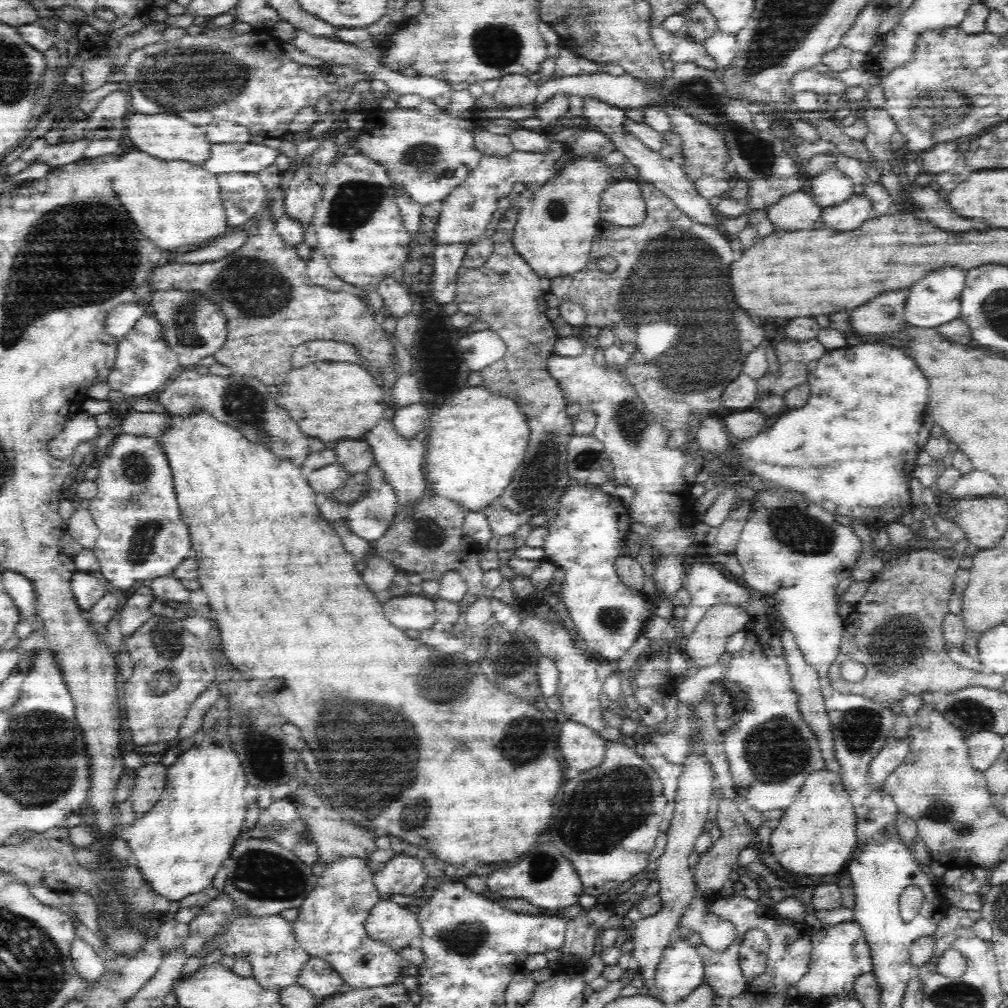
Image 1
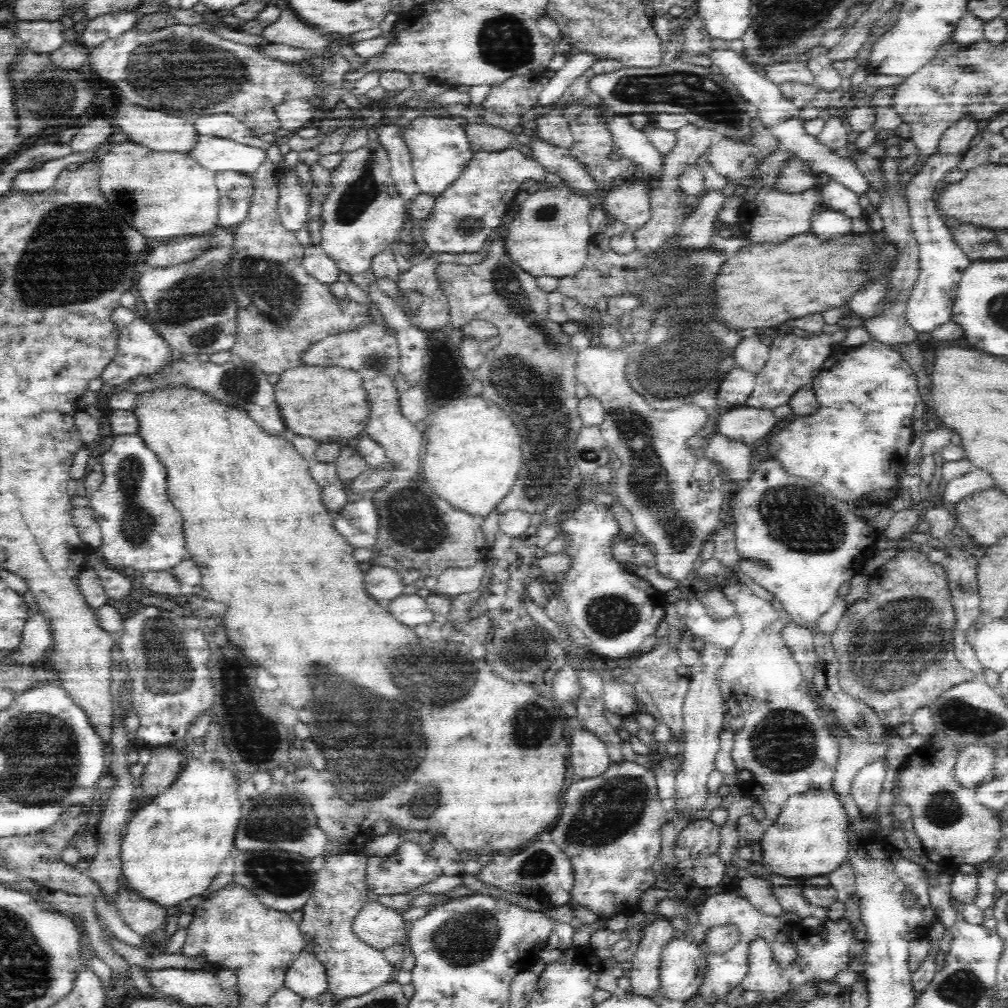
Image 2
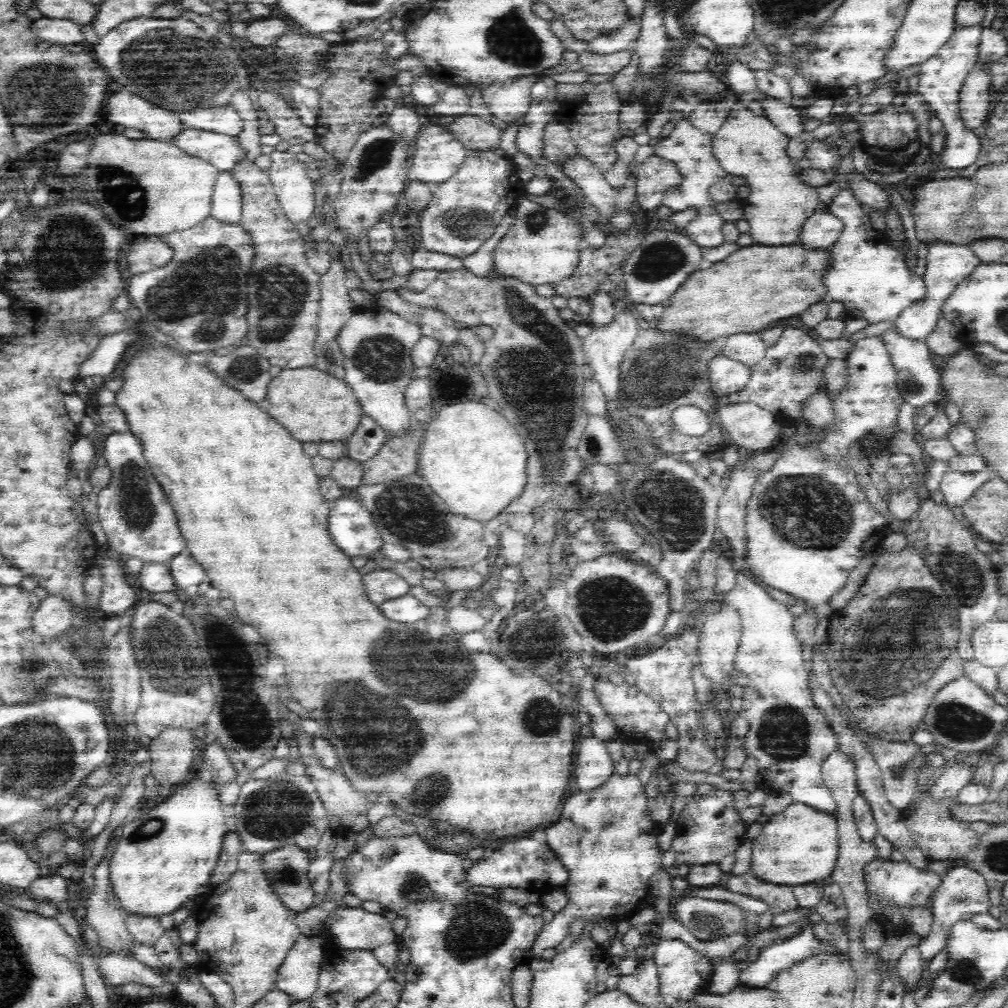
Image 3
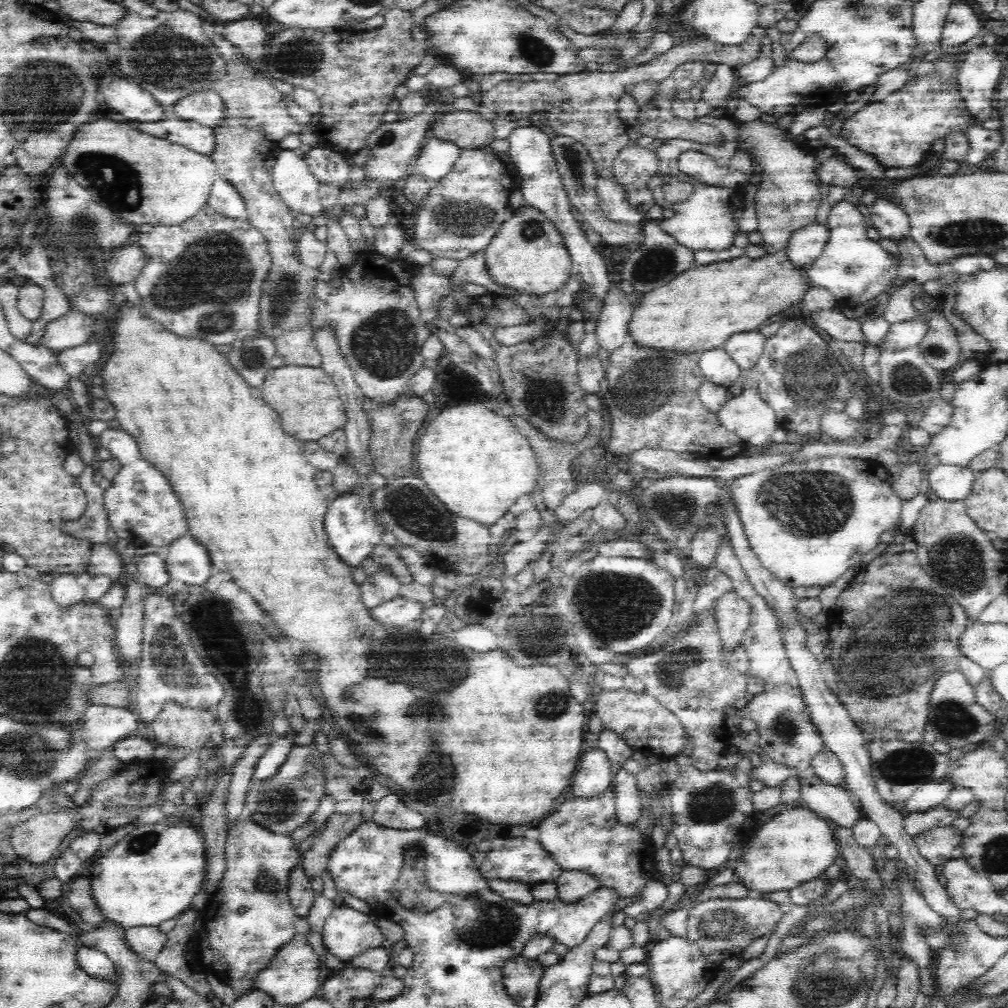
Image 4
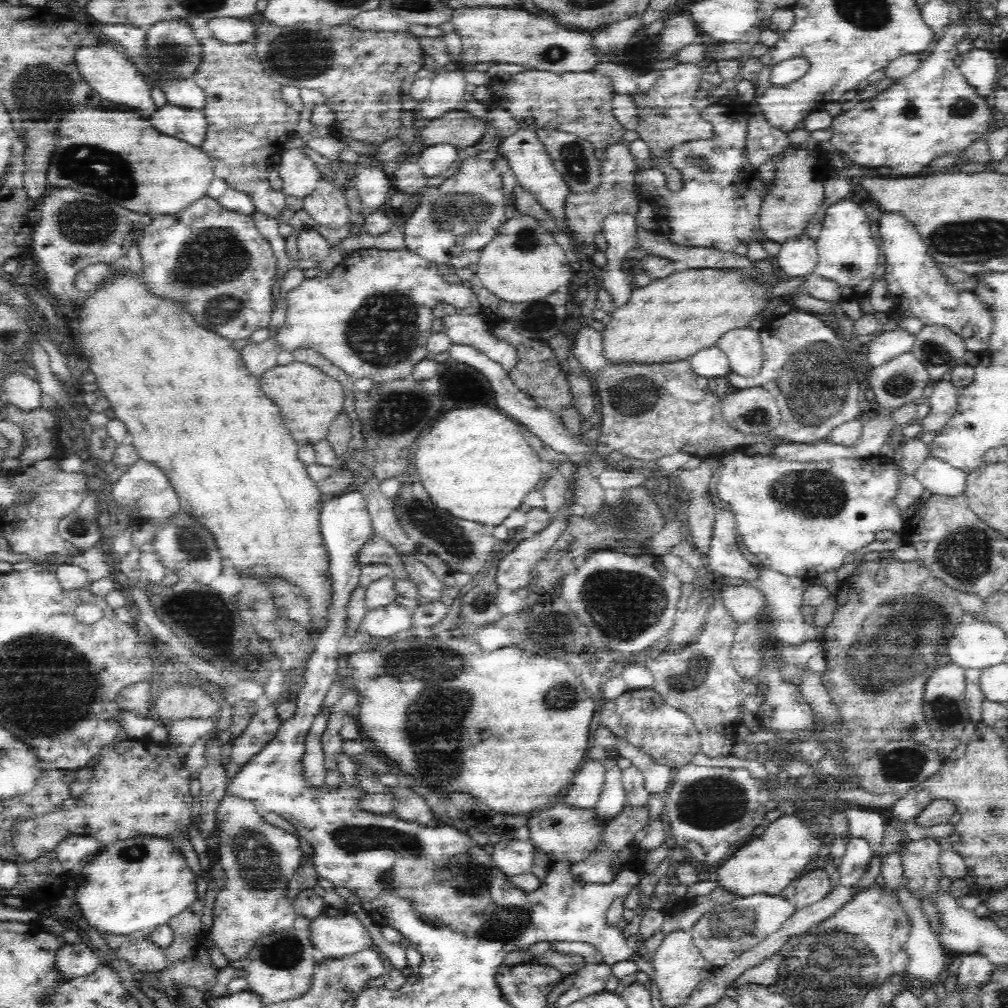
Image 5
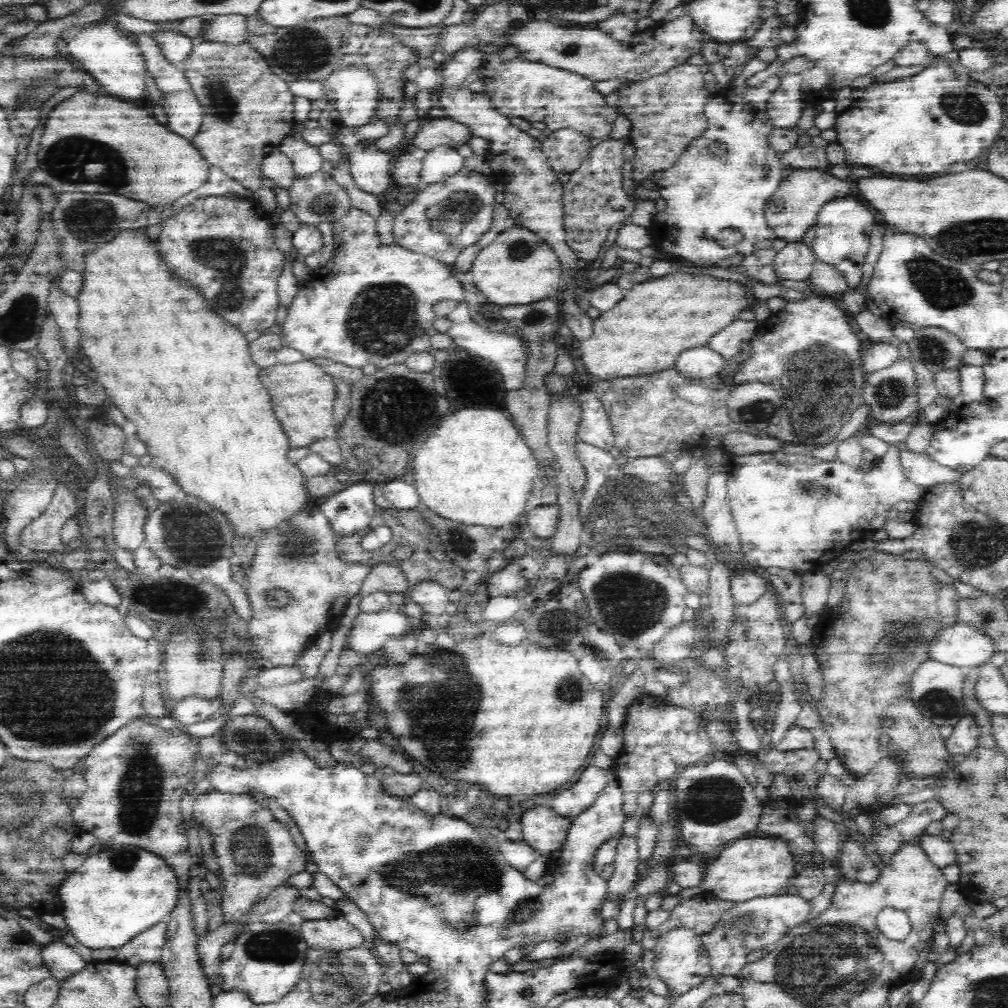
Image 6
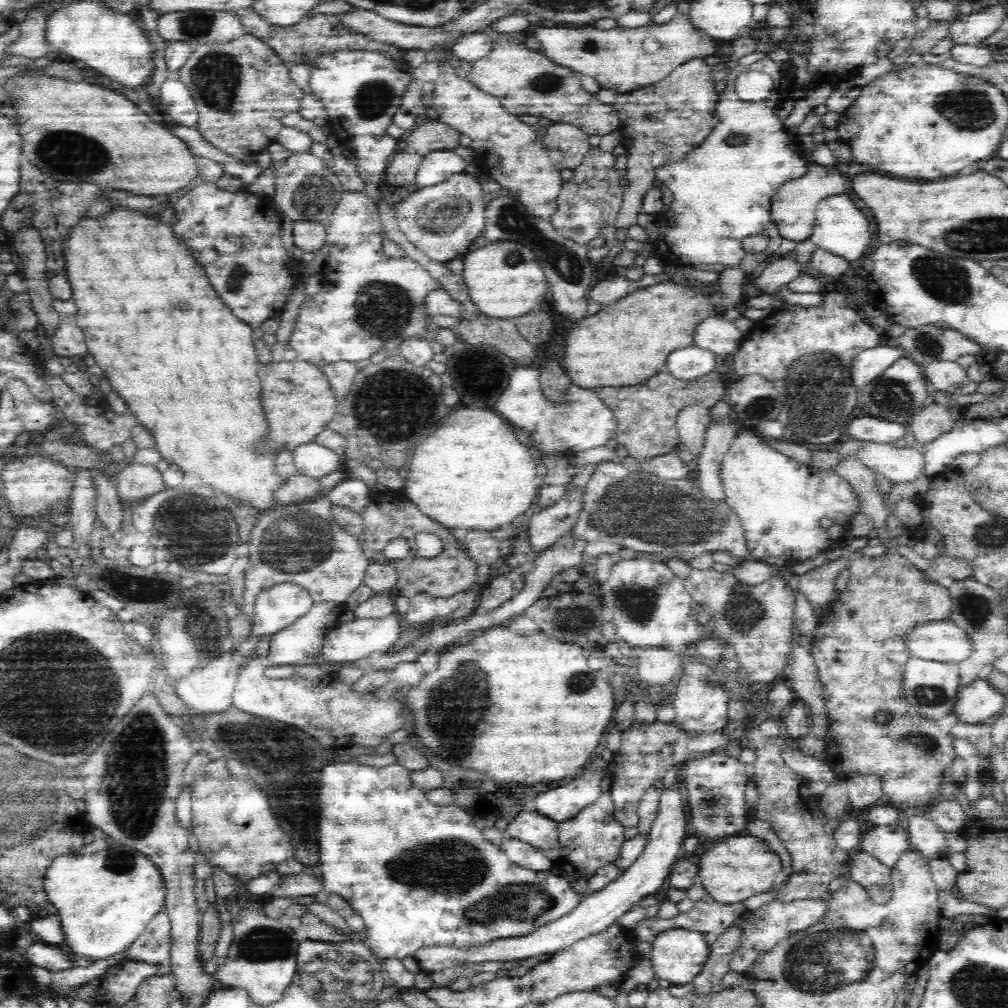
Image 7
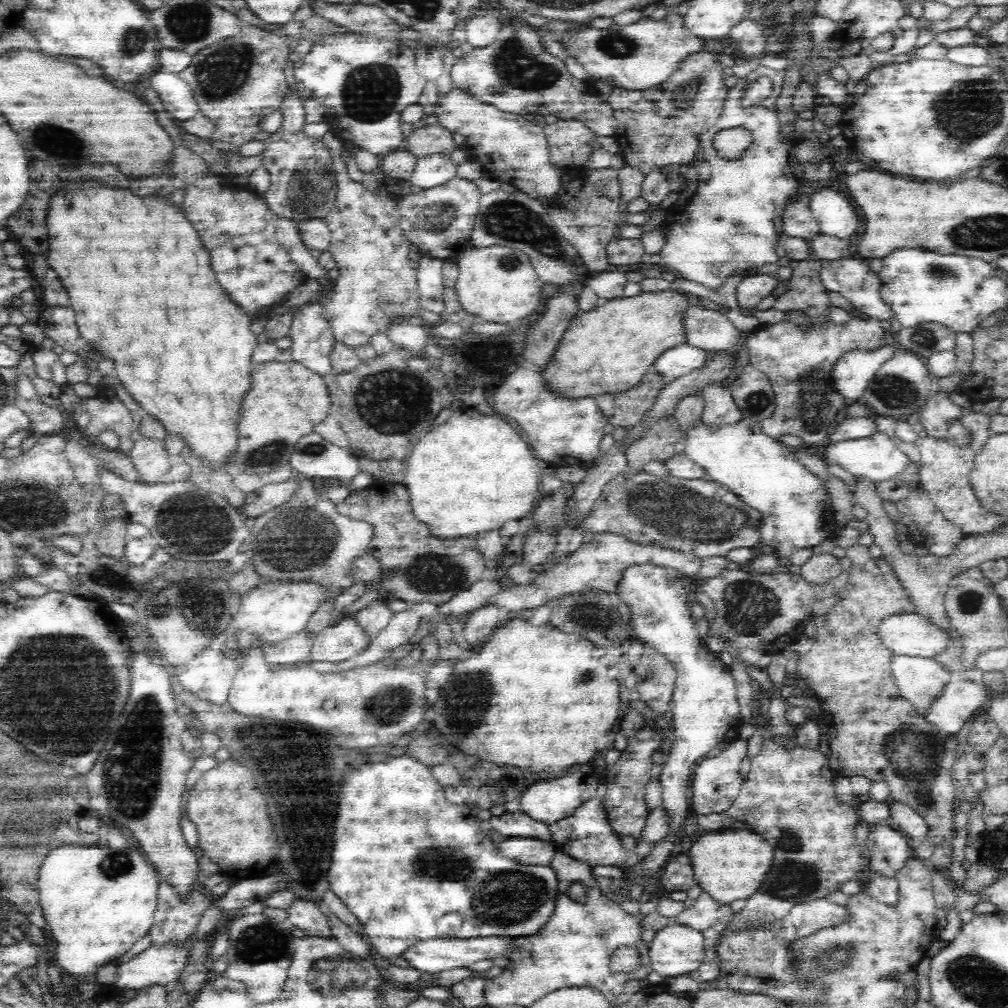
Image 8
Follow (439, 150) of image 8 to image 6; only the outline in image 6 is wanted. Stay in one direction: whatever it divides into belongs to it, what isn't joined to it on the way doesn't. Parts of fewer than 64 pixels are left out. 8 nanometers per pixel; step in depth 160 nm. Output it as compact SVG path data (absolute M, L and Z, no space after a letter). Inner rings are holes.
M446 117L425 118L414 136L412 146L418 150L434 150L436 147L458 149L468 143L472 133L467 126Z

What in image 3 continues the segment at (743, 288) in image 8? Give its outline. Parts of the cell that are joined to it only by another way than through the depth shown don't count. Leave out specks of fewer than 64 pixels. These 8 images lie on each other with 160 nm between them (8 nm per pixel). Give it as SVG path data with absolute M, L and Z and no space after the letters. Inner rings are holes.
M817 210L806 220L794 244L808 250L826 250L838 240L842 229L842 222L832 213Z

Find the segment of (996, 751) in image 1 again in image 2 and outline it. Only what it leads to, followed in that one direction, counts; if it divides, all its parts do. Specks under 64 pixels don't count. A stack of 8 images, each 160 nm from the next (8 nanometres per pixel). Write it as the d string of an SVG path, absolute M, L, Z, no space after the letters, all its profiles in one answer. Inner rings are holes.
M970 744L960 748L953 768L954 780L962 788L974 788L986 781L990 770L994 768L994 751L992 744Z

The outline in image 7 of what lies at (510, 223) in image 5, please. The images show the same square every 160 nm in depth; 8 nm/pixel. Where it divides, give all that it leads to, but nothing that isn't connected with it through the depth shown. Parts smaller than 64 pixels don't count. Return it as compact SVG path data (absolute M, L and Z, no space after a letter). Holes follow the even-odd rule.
M500 240L468 251L464 254L463 267L462 278L468 288L468 298L484 316L504 320L524 316L539 309L548 290L546 277L532 251L518 242Z

